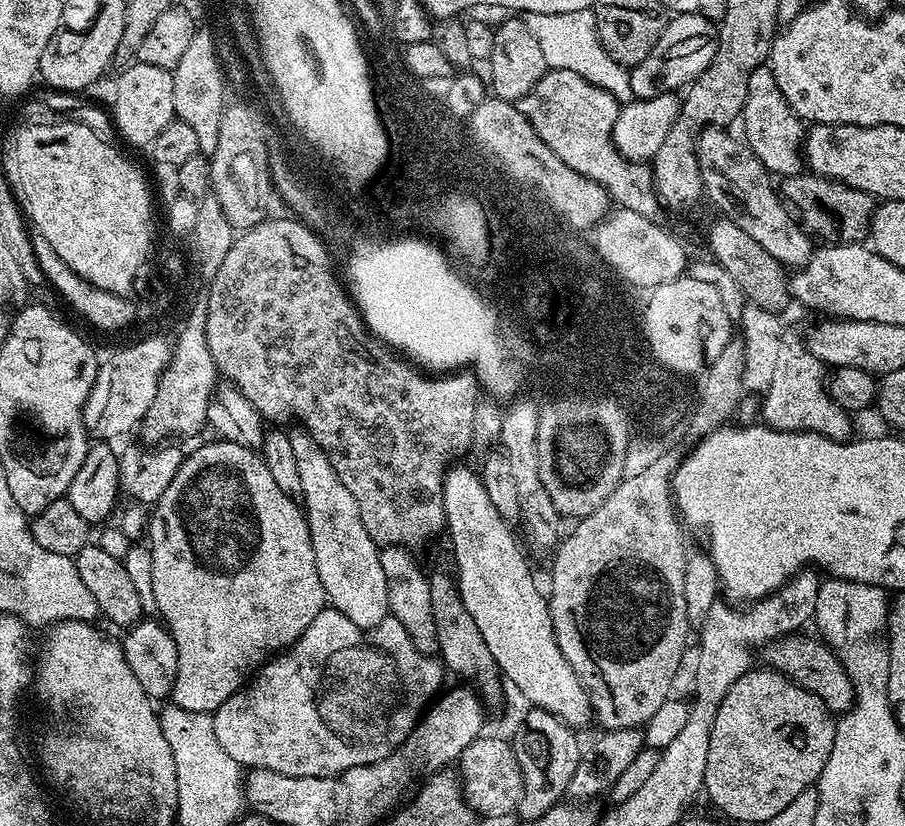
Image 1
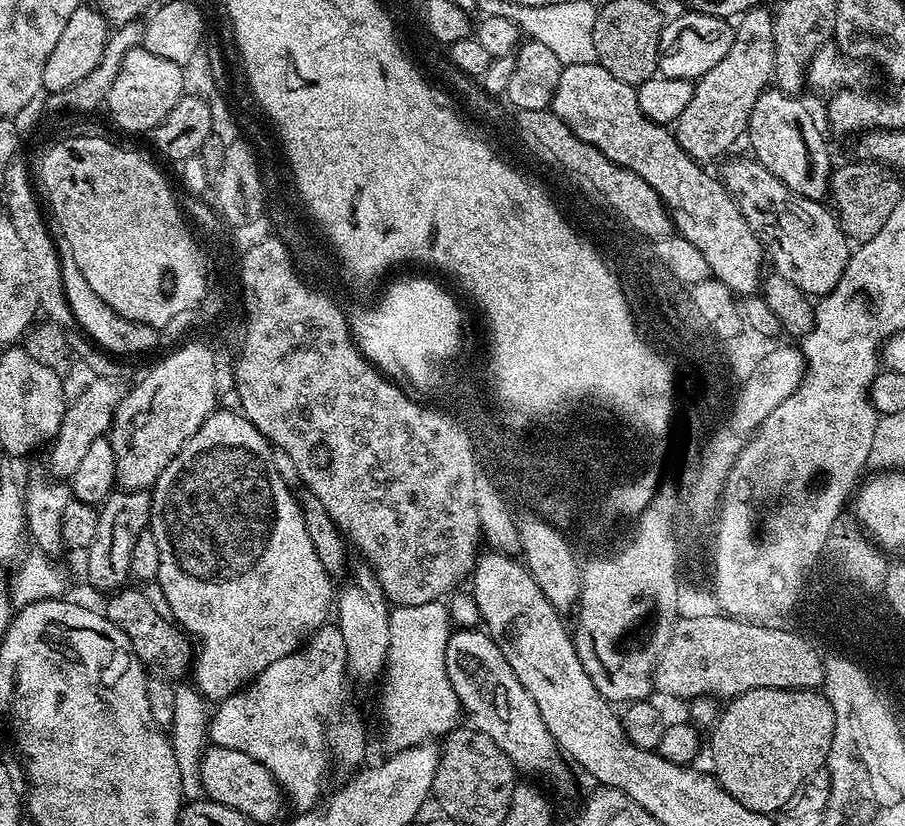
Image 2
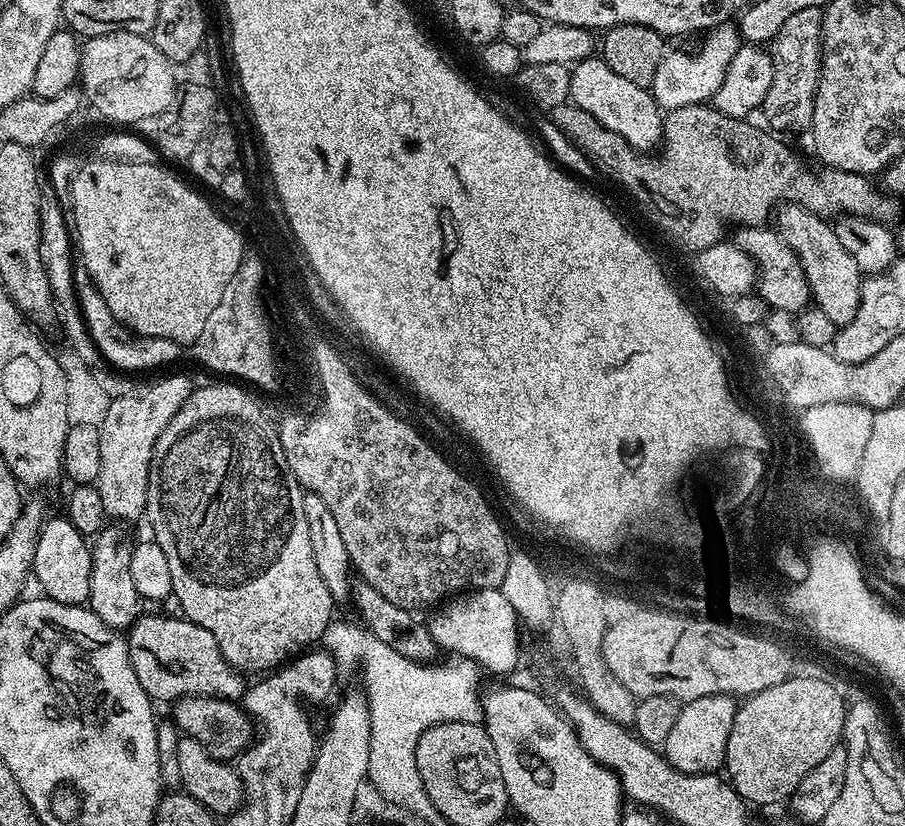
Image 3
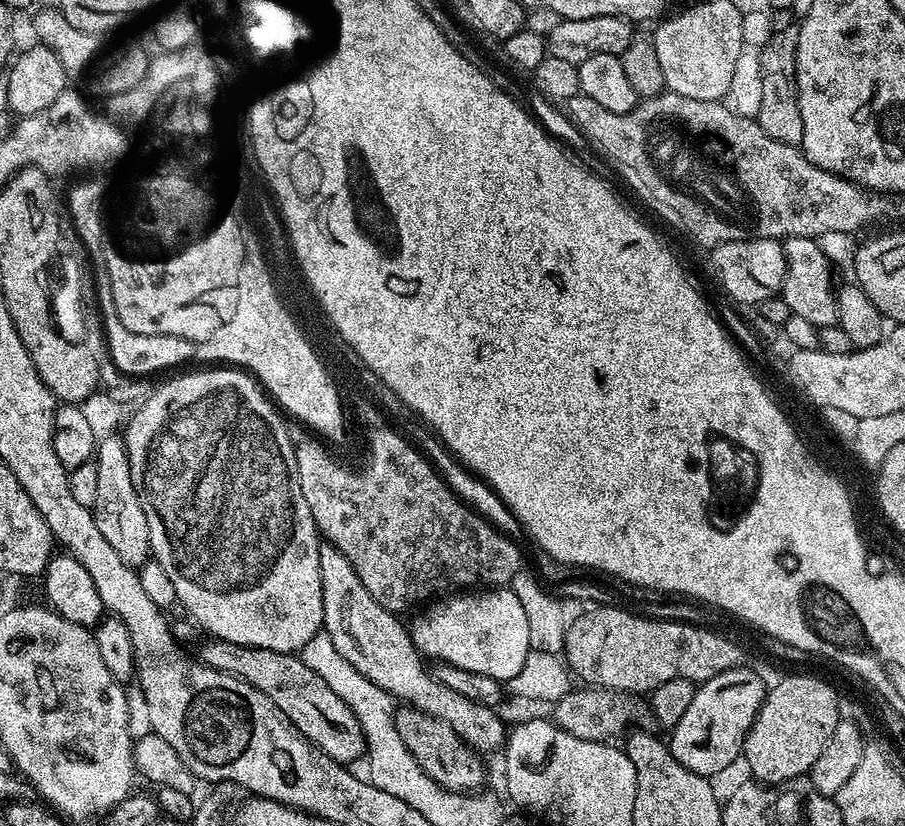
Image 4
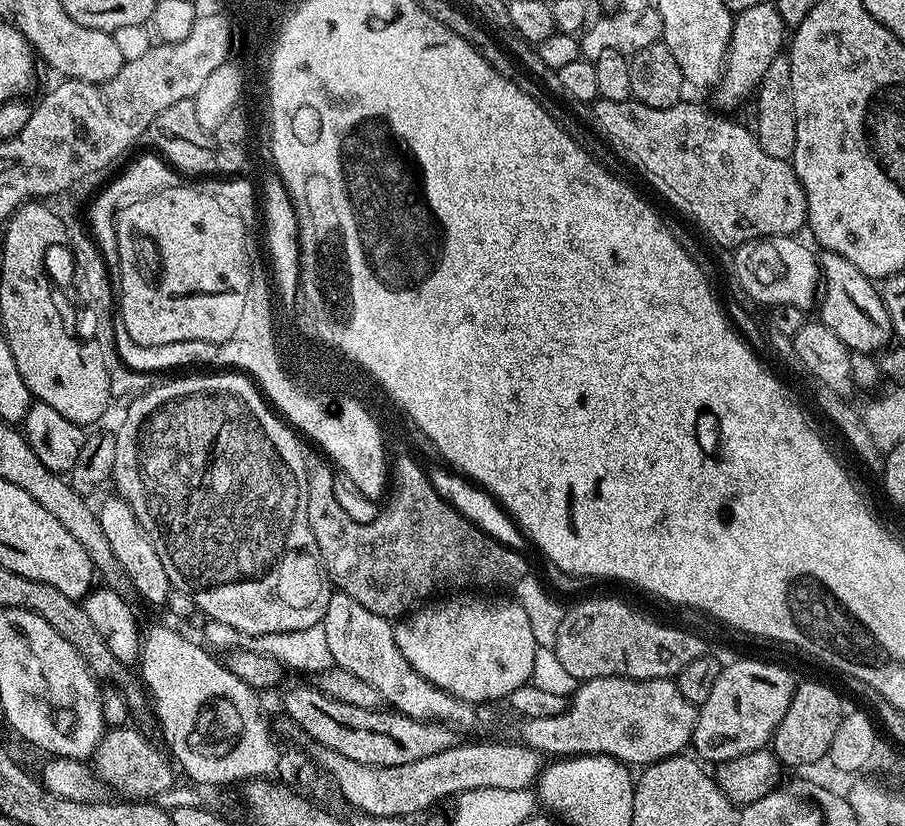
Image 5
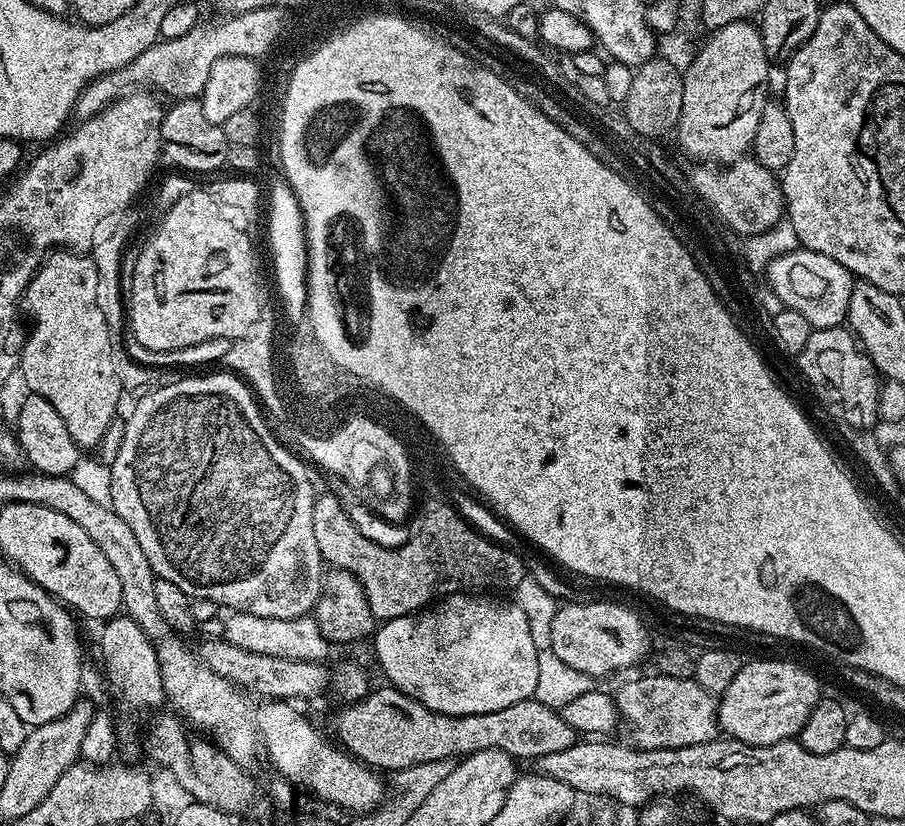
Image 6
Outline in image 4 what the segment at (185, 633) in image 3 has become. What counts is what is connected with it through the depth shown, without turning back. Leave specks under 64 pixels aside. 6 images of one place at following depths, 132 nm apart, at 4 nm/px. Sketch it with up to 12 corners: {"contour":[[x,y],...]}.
{"contour":[[215,638],[201,664],[262,690],[315,748],[365,755],[354,710],[299,655]]}

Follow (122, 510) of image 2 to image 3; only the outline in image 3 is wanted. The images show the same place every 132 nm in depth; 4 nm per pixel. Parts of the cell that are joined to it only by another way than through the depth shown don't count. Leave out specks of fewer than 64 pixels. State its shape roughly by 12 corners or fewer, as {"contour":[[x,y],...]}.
{"contour":[[105,525],[91,541],[87,607],[127,630],[142,601],[132,544]]}

